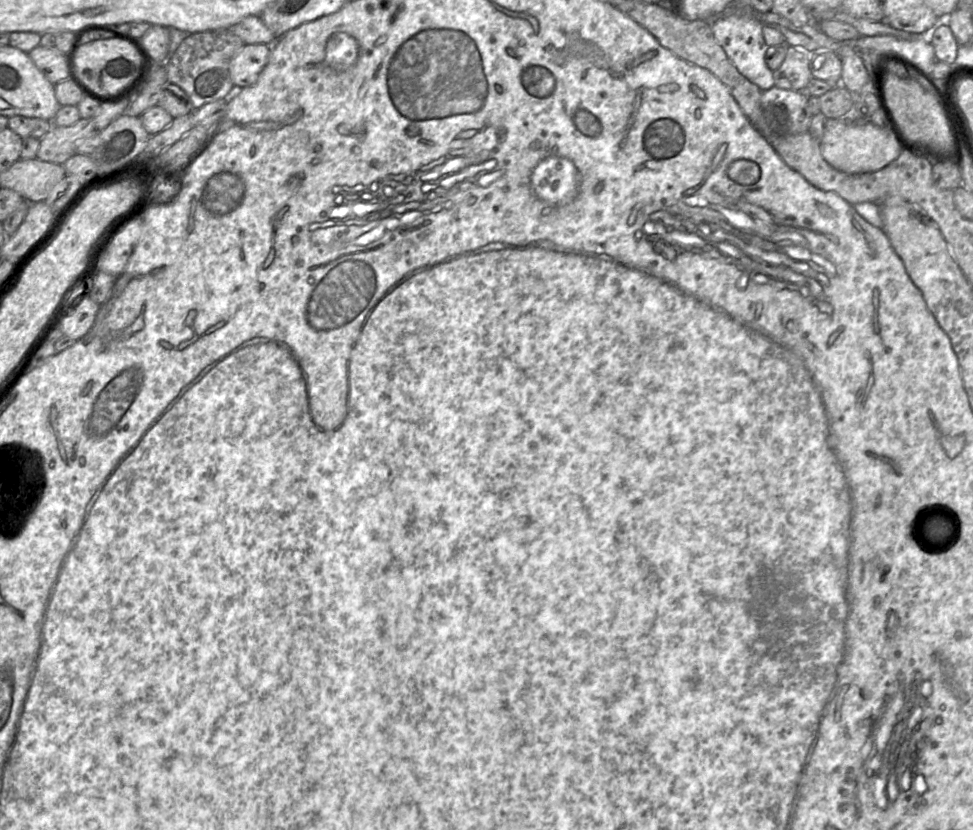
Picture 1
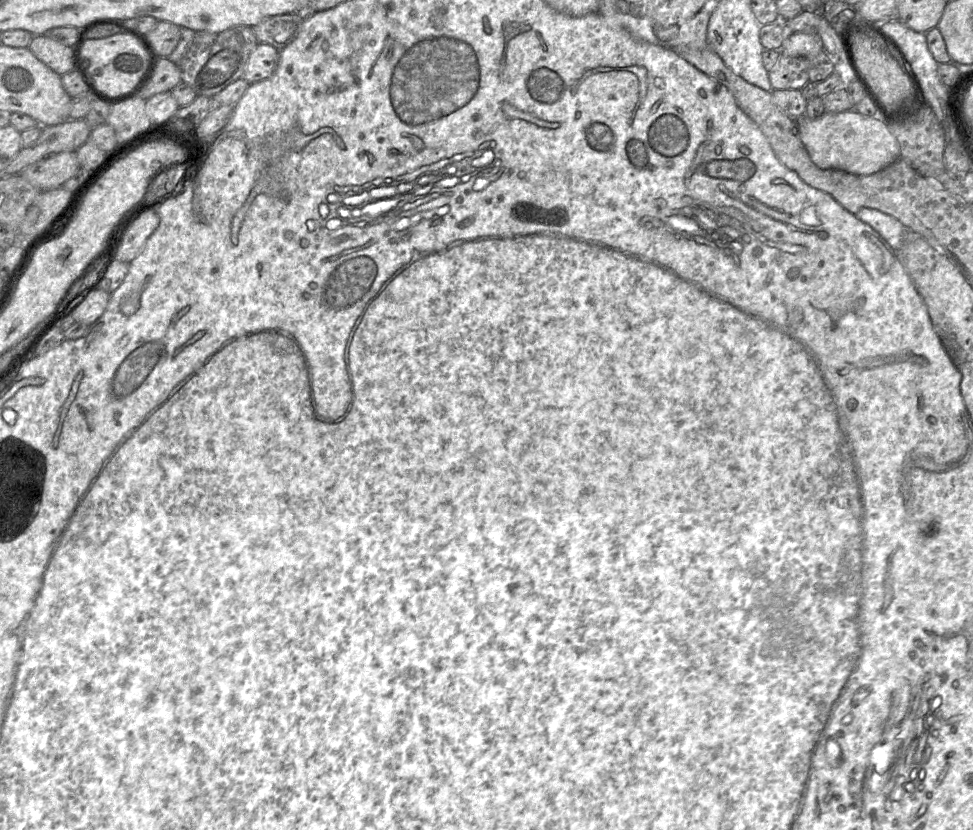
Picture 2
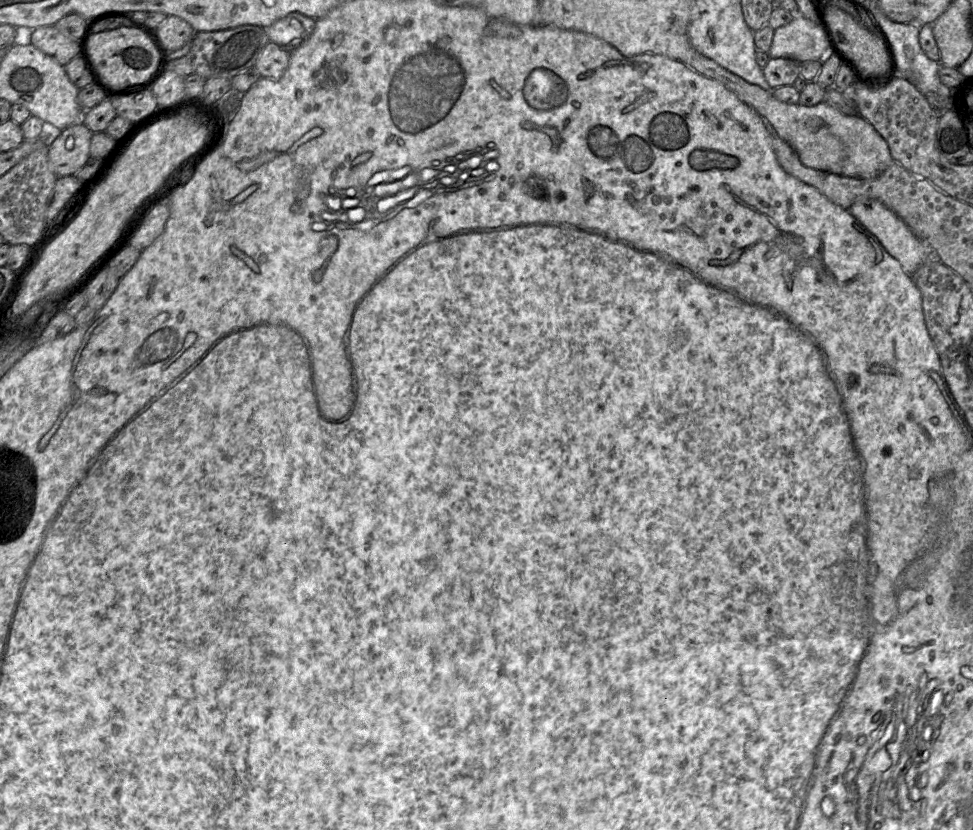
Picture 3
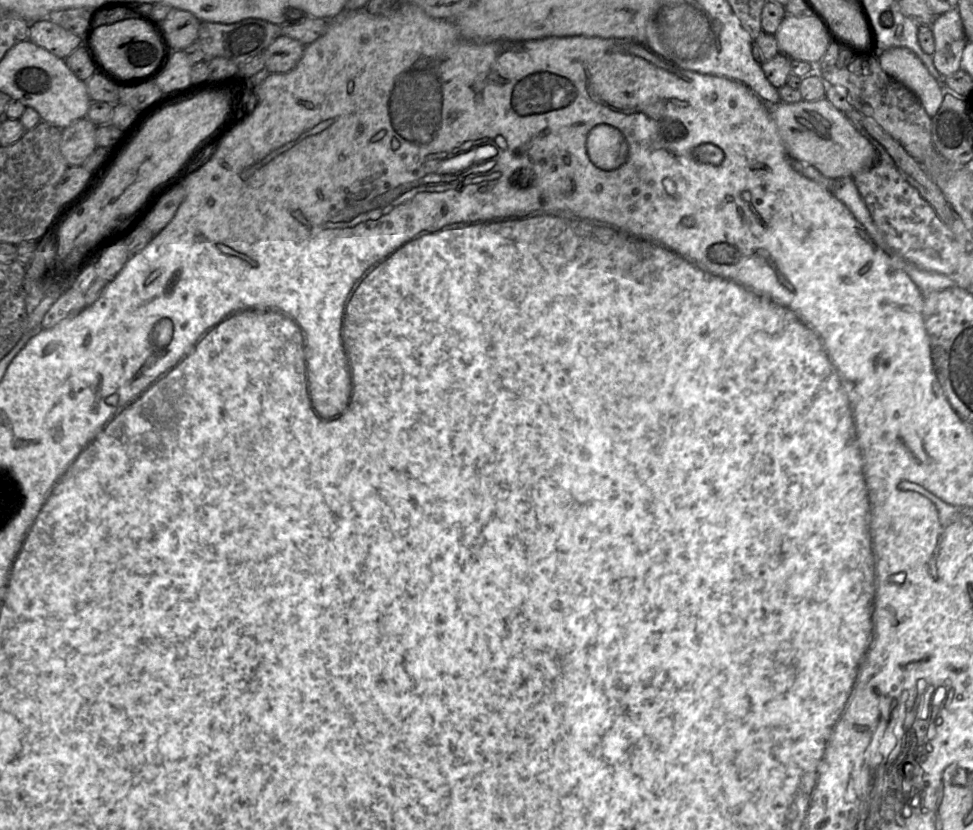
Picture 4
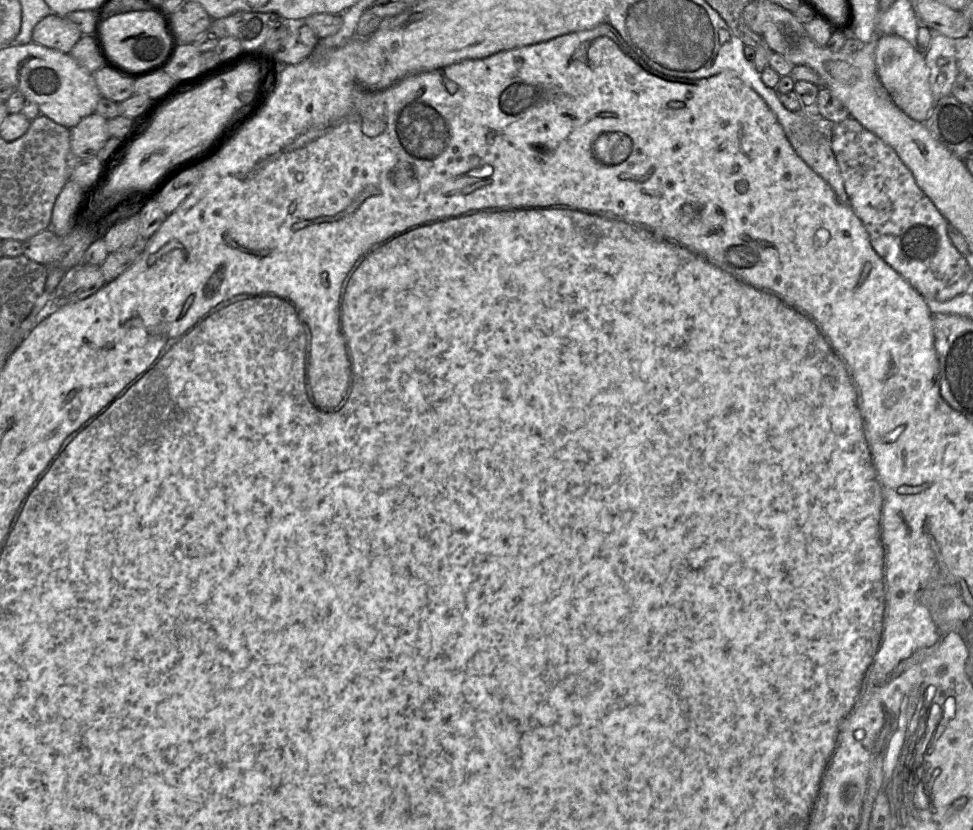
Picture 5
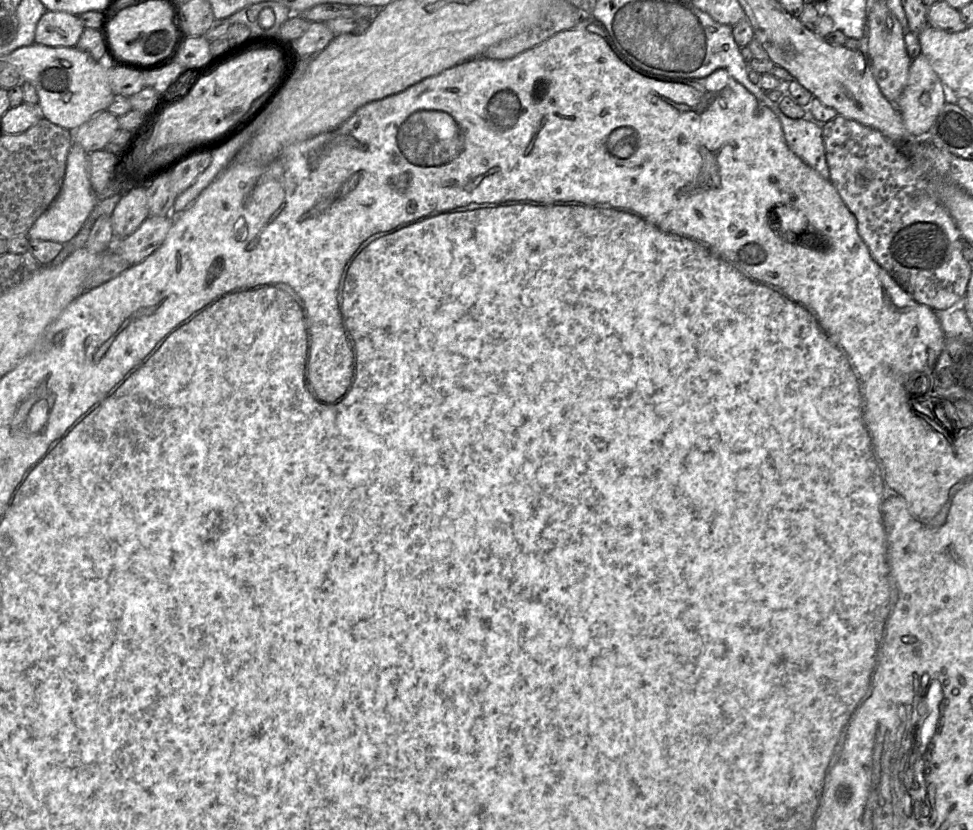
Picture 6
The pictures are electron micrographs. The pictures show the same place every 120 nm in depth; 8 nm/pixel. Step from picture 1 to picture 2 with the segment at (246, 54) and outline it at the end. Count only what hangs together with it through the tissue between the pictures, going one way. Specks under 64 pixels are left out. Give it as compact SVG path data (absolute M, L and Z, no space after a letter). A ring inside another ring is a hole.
M258 43L245 65L243 78L254 83L270 77L277 65L279 50L269 44Z

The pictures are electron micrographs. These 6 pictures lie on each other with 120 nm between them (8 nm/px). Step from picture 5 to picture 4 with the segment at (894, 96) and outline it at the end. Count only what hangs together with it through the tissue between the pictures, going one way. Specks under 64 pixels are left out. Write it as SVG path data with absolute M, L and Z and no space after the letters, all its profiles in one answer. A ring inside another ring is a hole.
M893 47L880 52L877 58L881 69L910 89L932 118L941 106L945 87L929 73L917 55L908 48Z

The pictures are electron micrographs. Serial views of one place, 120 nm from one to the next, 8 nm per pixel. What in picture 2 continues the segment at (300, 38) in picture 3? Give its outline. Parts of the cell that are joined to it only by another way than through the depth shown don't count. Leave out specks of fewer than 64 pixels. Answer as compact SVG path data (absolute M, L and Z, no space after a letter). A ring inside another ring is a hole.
M286 13L267 16L250 27L258 43L269 44L280 50L295 38L302 20L302 13Z

